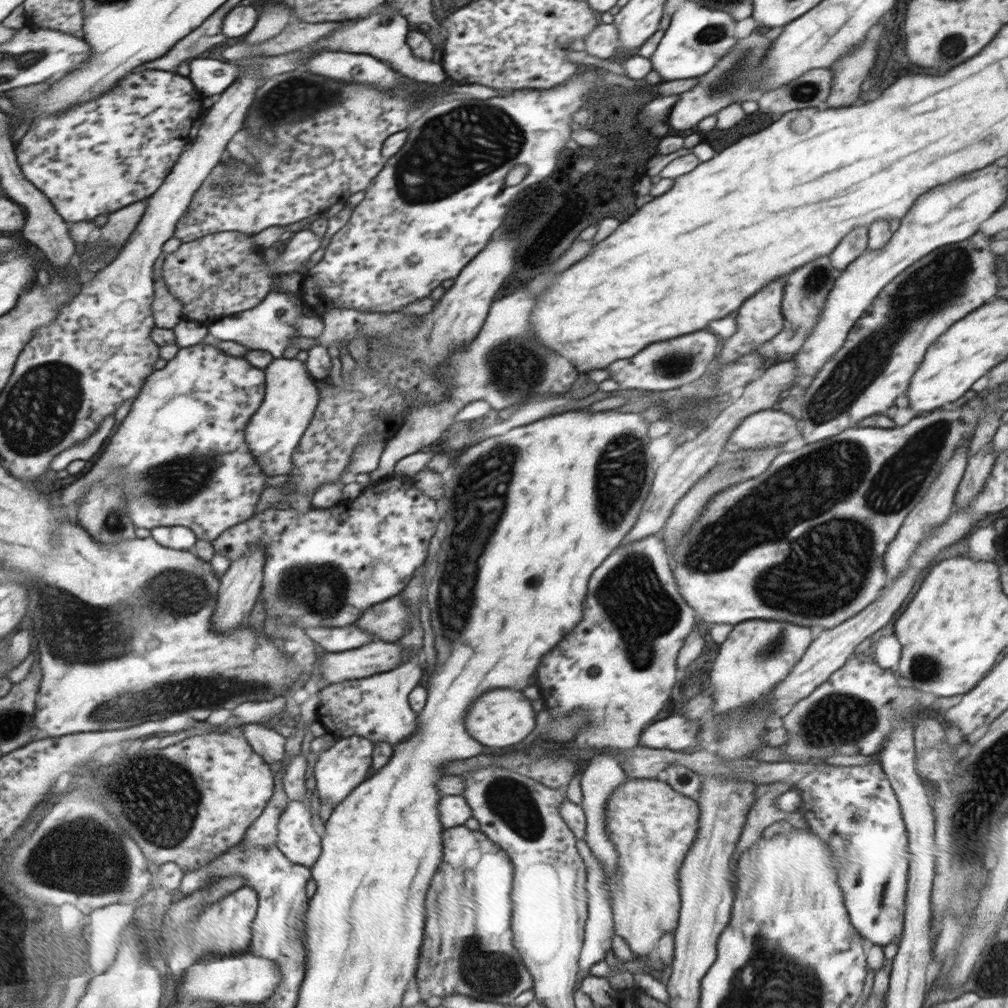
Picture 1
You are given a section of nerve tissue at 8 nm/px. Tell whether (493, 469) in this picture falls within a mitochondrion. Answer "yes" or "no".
yes

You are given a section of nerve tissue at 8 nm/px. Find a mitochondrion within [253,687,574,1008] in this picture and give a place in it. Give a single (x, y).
(494, 975)

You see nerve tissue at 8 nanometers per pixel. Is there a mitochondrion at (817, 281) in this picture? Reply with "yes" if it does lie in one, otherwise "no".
yes

